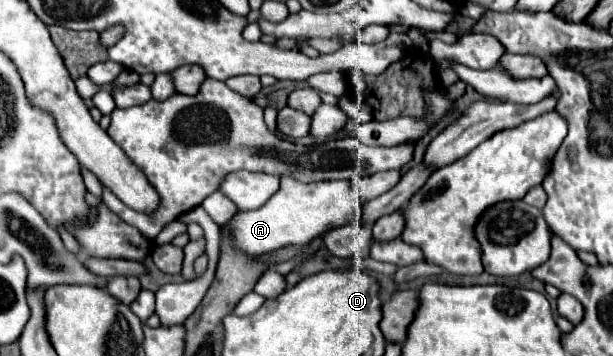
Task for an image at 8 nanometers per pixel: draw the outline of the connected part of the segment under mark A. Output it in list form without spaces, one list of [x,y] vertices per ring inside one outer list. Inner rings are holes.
[[[282,178],[280,190],[258,210],[238,212],[228,224],[232,224],[232,234],[236,244],[246,254],[266,254],[286,246],[306,246],[312,238],[330,232],[342,224],[356,224],[362,212],[364,200],[354,194],[350,180],[328,180],[302,184],[292,178]]]

